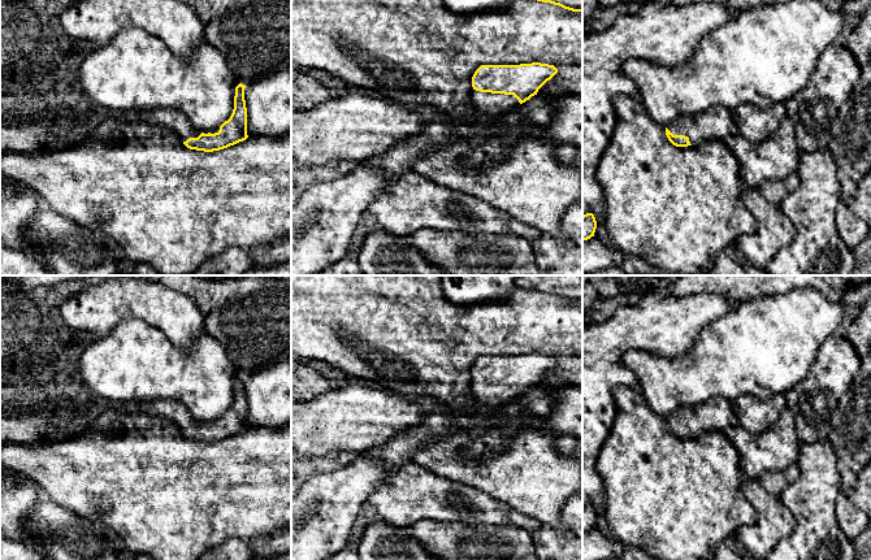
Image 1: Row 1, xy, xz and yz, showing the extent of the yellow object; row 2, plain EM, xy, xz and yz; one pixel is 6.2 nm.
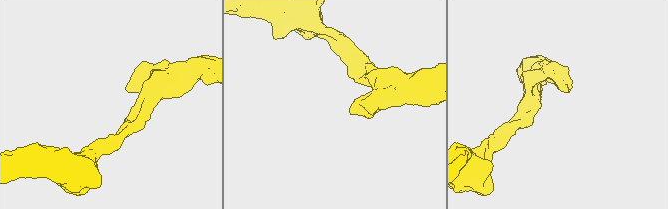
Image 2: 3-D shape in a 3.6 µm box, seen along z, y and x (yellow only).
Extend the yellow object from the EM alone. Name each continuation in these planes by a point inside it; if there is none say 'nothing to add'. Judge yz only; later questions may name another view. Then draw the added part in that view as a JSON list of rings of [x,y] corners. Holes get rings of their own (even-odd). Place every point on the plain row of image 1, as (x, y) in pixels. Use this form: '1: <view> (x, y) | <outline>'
1: yz (718, 415) | [[[724,398],[705,401],[701,405],[685,407],[667,418],[673,426],[685,426],[692,437],[702,433],[738,425],[732,403]]]

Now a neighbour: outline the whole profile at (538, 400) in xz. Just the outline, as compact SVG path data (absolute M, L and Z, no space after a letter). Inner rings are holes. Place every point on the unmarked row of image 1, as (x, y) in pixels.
M537 385L519 398L510 400L502 409L504 421L497 421L491 429L472 440L463 450L463 455L469 460L480 460L500 453L512 438L529 430L526 413L533 414L541 422L546 421L552 412L555 398L560 392L563 392L563 387Z

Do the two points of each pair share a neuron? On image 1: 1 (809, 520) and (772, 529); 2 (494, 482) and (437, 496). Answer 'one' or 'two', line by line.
1: two
2: two

